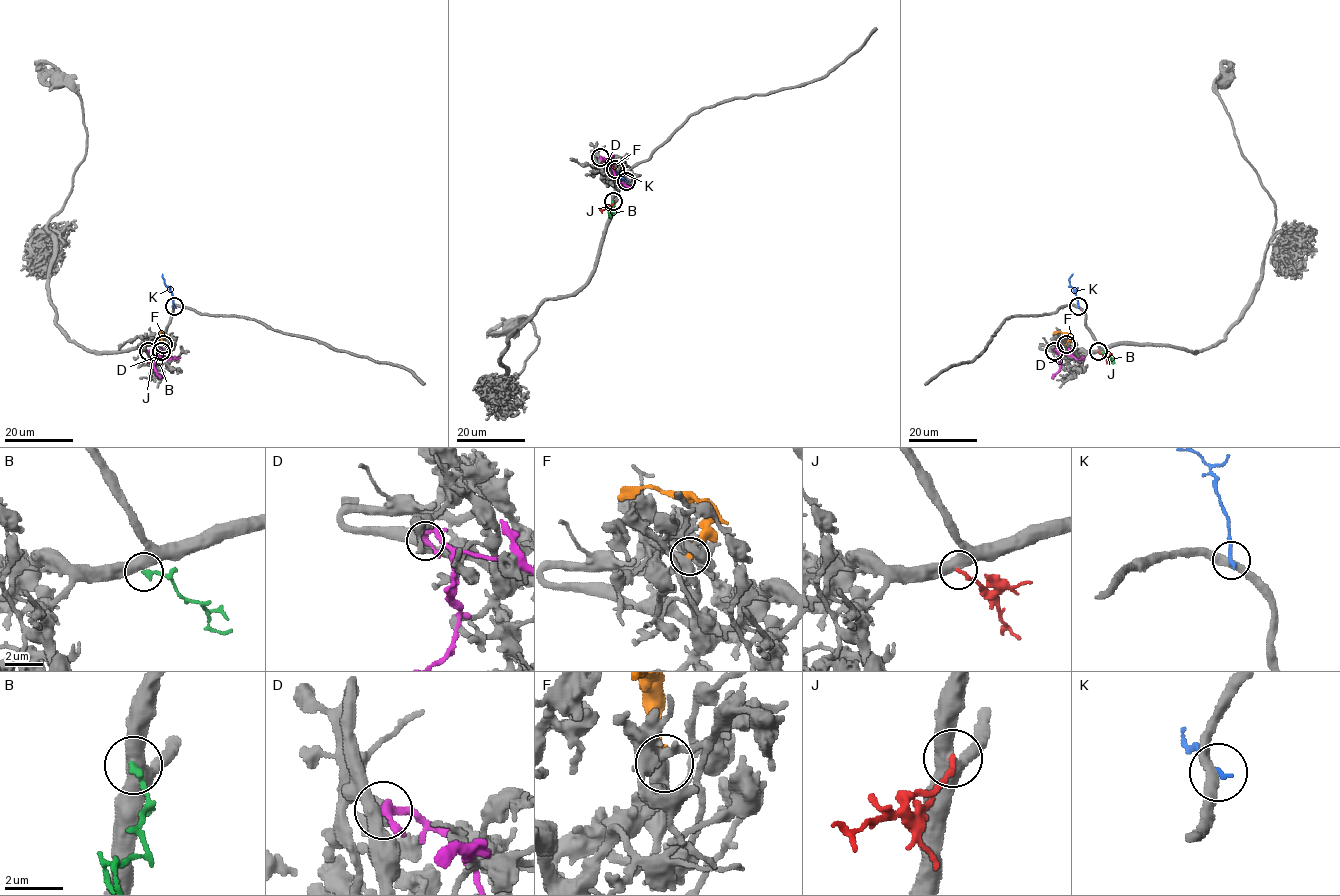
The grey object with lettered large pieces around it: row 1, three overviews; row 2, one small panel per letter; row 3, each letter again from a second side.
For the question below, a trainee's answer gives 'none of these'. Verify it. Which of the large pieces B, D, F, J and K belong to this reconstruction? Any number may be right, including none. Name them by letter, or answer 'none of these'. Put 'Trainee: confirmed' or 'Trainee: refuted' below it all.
F
Trainee: refuted

